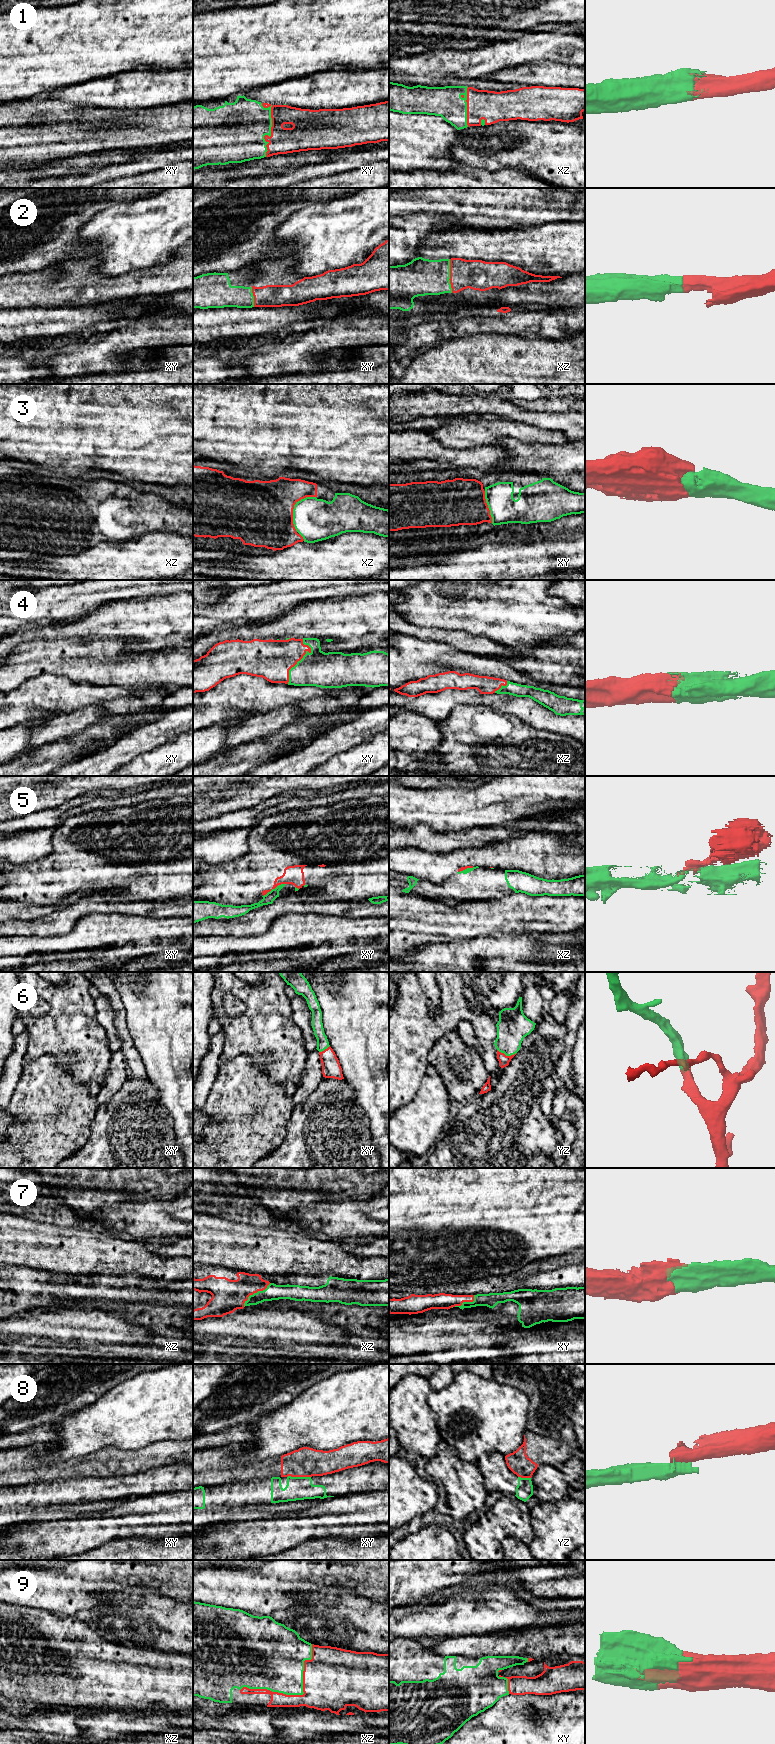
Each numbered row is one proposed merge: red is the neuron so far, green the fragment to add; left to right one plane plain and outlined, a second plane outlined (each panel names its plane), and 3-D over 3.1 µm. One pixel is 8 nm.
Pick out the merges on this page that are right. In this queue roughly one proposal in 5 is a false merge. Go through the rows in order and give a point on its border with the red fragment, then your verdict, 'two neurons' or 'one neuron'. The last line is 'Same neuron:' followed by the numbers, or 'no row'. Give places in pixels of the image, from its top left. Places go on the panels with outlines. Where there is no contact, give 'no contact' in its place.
1: meets red in xy at (271, 130); one neuron
2: meets red in xz at (450, 276); one neuron
3: meets red in xz at (293, 507); one neuron
4: meets red in xy at (300, 659); one neuron
5: meets red in xy at (270, 890); two neurons
6: meets red in yz at (507, 1056); one neuron
7: meets red in xz at (254, 1292); one neuron
8: meets red in xy at (298, 1476); two neurons
9: meets red in xz at (298, 1695); one neuron
Same neuron: 1, 2, 3, 4, 6, 7, 9

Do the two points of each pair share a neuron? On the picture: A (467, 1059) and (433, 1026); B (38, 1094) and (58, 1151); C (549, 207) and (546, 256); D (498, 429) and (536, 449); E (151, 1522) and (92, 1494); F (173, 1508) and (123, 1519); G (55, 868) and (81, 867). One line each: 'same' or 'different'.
A: different
B: same
C: different
D: different
E: different
F: same
G: same

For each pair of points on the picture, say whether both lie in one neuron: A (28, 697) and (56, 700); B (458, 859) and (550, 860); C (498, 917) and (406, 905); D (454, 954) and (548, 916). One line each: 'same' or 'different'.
A: same
B: same
C: same
D: different

